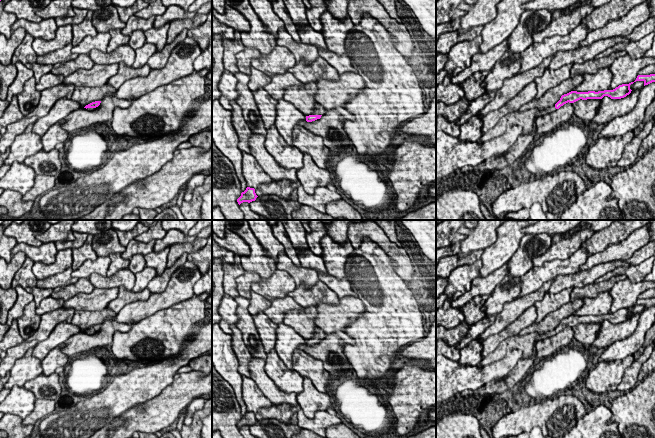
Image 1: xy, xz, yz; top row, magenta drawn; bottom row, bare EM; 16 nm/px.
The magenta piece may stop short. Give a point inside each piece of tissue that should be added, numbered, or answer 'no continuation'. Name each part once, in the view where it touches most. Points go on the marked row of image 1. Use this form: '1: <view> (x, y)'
1: xz (318, 108)

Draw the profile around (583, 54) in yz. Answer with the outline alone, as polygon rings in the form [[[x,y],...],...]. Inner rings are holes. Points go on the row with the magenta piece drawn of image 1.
[[[616,36],[616,37],[595,41],[591,45],[584,46],[578,49],[569,50],[569,51],[559,51],[554,55],[547,69],[556,70],[570,63],[582,64],[588,60],[594,59],[596,55],[604,52],[608,48],[613,47],[615,44],[628,43],[628,42],[629,40],[627,37]]]

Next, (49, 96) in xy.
[[[64,83],[57,86],[47,88],[41,92],[41,97],[37,107],[26,117],[37,116],[38,118],[46,116],[52,106],[61,98],[72,95],[74,92],[74,85],[65,85]]]

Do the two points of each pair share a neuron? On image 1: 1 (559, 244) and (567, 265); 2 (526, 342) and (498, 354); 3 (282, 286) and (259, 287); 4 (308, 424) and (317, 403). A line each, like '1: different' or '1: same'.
1: different
2: same
3: same
4: different

